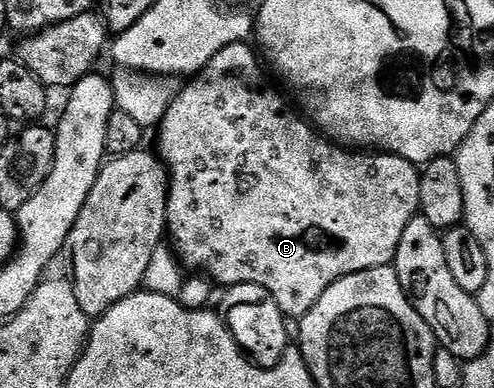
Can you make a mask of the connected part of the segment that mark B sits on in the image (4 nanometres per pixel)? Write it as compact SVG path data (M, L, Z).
M248 41L236 42L235 44L227 44L227 48L223 48L223 52L219 52L214 58L212 58L205 67L202 68L199 73L194 74L192 78L188 79L184 83L185 86L174 93L169 106L165 110L165 115L161 121L157 134L157 147L155 147L155 153L158 158L161 159L166 171L167 171L167 185L169 188L169 199L167 200L167 216L165 217L165 224L167 227L168 237L173 237L171 241L172 249L175 251L177 258L180 261L182 267L188 268L190 271L199 272L195 270L202 270L200 272L206 279L212 280L218 287L228 288L235 285L242 284L255 284L262 285L263 288L270 291L275 304L282 315L286 319L293 318L293 320L301 319L305 313L319 300L319 296L323 296L323 292L327 292L327 288L331 288L331 284L335 284L341 278L346 278L348 274L354 274L355 272L363 272L364 270L370 270L376 266L390 265L397 257L397 249L399 248L399 240L403 236L403 228L407 228L407 224L410 220L420 211L421 201L419 200L419 184L421 183L421 171L414 163L403 160L398 154L386 154L384 152L350 152L348 149L342 148L340 145L334 144L330 139L324 136L318 136L315 133L314 127L310 125L308 121L296 109L289 110L287 103L281 99L281 94L277 90L272 90L271 87L265 83L265 74L261 71L263 67L262 59L259 57L258 51L254 49L252 45L249 47Z

